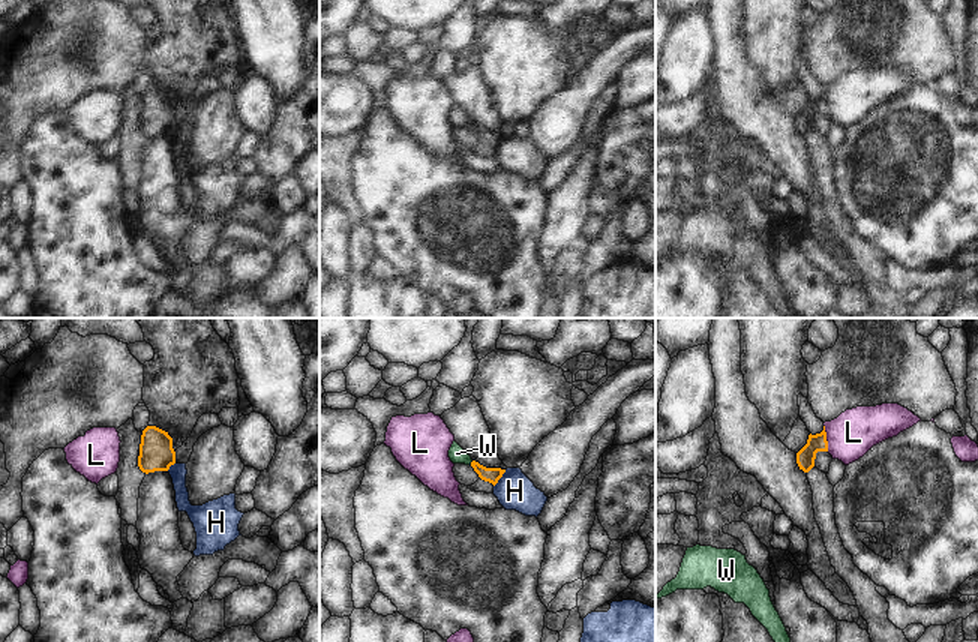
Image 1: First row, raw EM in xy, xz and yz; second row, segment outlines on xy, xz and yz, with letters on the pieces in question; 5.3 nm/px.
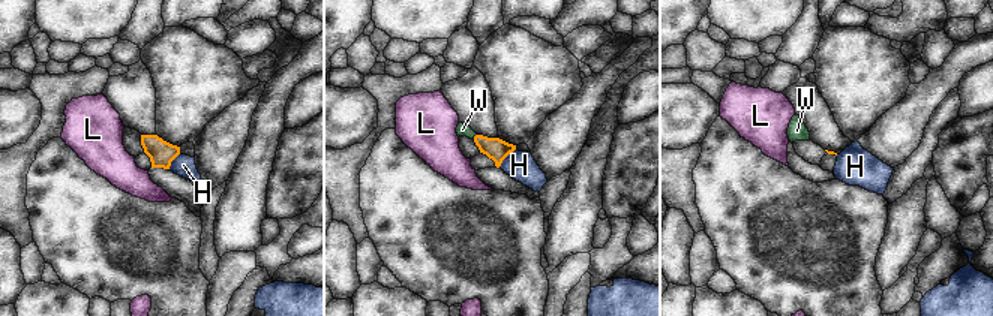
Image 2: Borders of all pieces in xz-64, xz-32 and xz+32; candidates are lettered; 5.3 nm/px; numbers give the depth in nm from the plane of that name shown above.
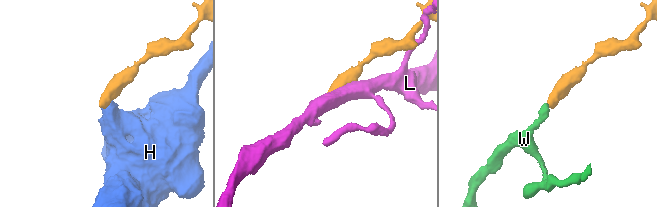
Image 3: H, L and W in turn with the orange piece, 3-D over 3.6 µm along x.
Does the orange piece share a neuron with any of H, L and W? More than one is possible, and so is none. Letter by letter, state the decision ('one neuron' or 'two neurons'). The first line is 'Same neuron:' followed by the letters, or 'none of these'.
Same neuron: W
H: two neurons
L: two neurons
W: one neuron

